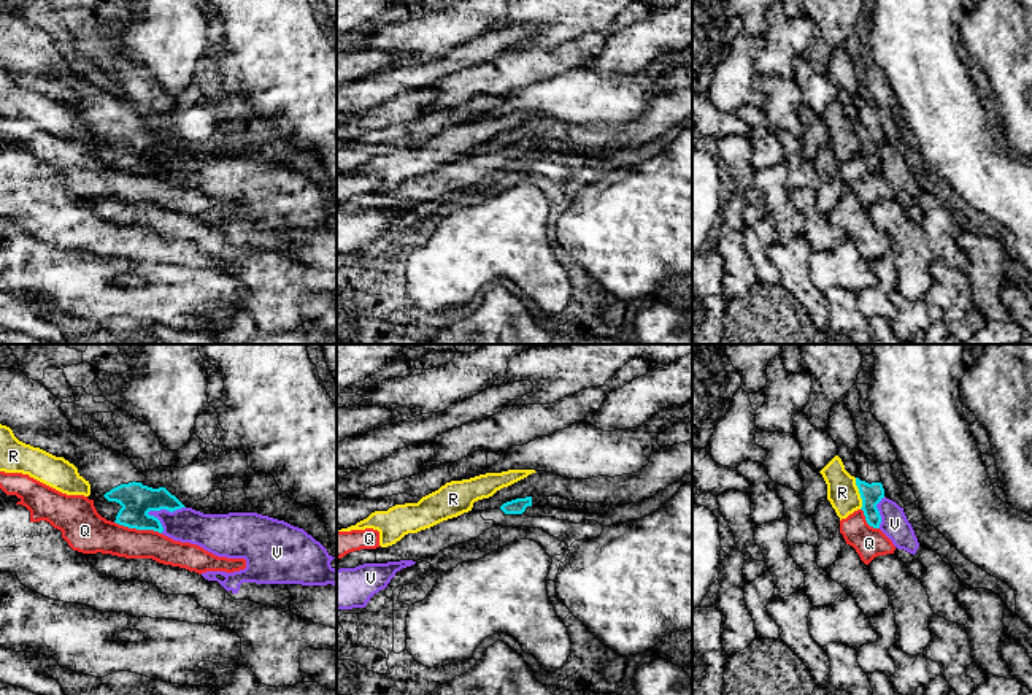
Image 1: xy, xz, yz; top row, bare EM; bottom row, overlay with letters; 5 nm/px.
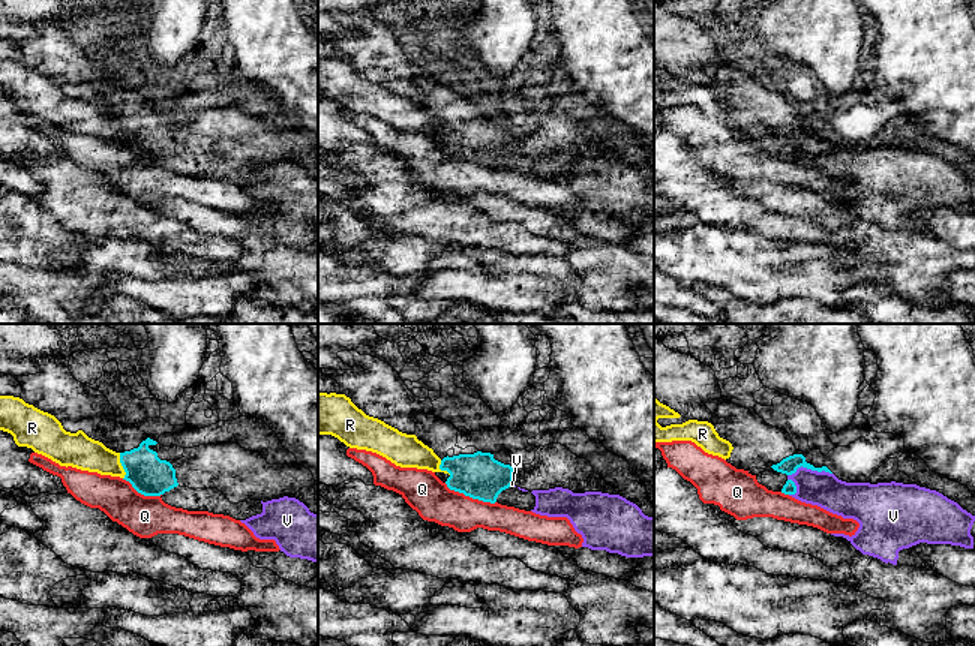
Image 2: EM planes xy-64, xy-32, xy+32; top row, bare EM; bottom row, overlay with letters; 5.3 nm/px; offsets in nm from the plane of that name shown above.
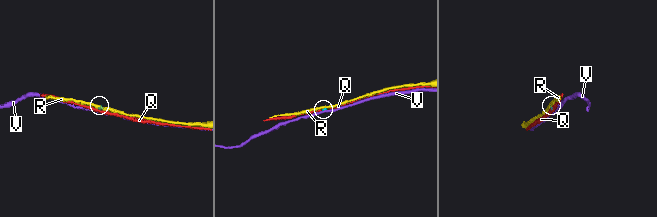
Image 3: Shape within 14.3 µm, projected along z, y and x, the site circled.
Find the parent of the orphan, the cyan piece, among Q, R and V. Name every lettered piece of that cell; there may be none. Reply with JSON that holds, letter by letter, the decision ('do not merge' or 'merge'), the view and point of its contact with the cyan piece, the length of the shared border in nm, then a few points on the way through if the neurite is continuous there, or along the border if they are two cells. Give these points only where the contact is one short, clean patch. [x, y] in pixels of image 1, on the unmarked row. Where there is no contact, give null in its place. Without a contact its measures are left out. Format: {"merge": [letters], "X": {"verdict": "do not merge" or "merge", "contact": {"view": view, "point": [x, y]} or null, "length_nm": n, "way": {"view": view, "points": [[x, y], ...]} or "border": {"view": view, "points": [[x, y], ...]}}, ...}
{"merge": [], "Q": {"verdict": "do not merge", "contact": {"view": "xy", "point": [138, 173]}, "length_nm": 240, "border": {"view": "xy", "points": [[115, 165], [129, 172], [153, 173], [161, 178]]}}, "R": {"verdict": "do not merge", "contact": {"view": "yz", "point": [859, 137]}, "length_nm": 160, "border": {"view": "yz", "points": [[854, 122], [861, 153]]}}, "V": {"verdict": "do not merge", "contact": {"view": "xy", "point": [165, 153]}, "length_nm": 200, "border": {"view": "xy", "points": [[184, 151], [175, 156], [150, 154], [146, 157]]}}}

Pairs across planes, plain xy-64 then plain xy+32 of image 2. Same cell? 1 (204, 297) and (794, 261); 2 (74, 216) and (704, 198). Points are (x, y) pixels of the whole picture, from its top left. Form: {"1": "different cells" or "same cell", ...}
{"1": "same cell", "2": "same cell"}

